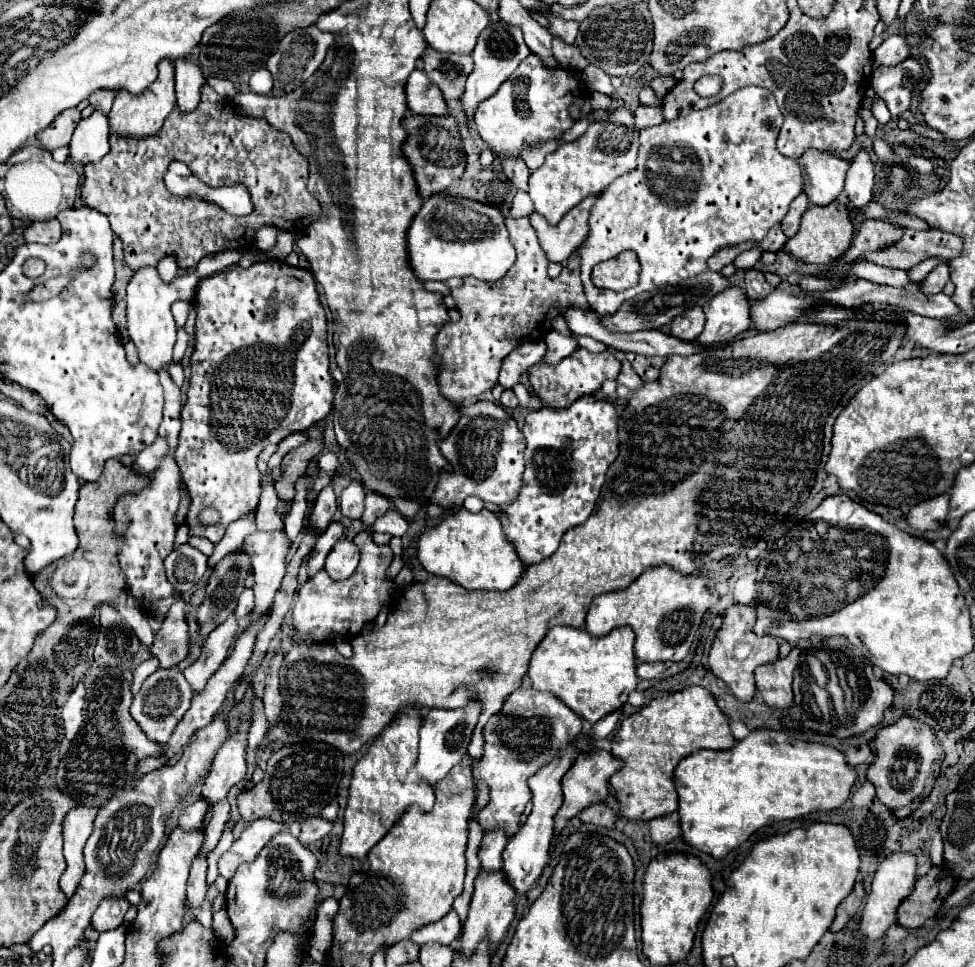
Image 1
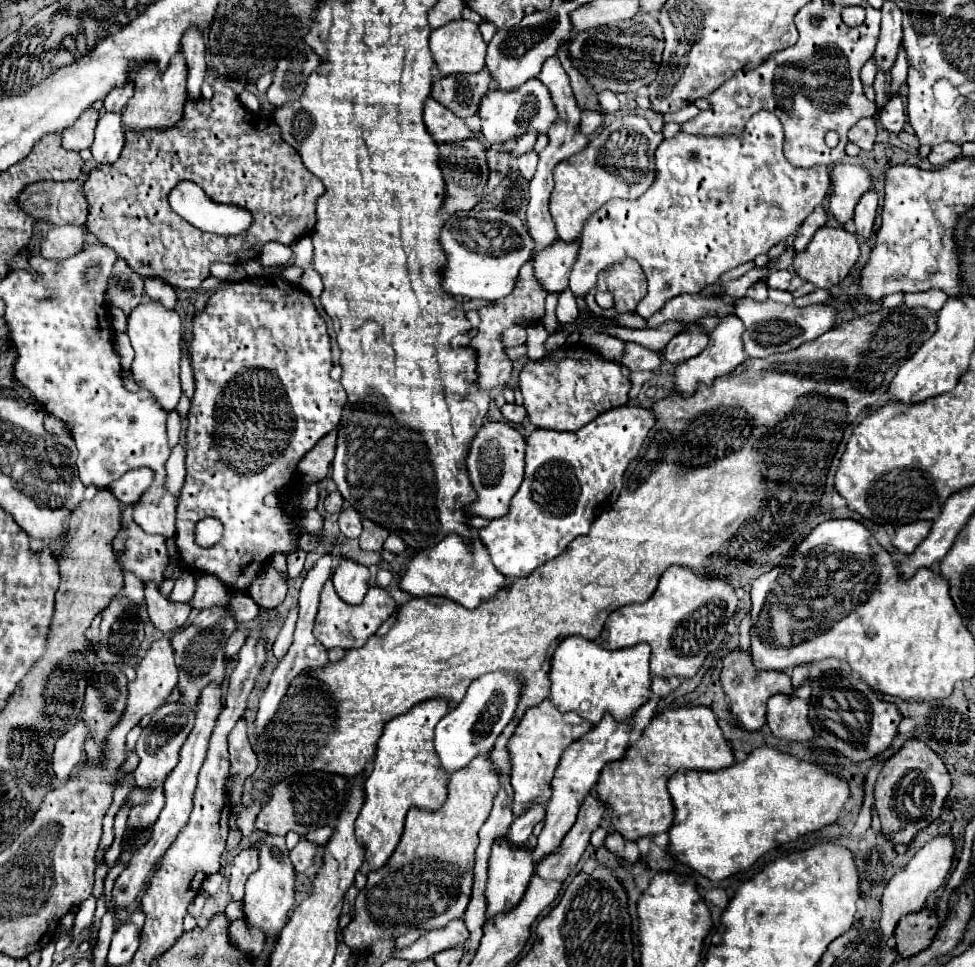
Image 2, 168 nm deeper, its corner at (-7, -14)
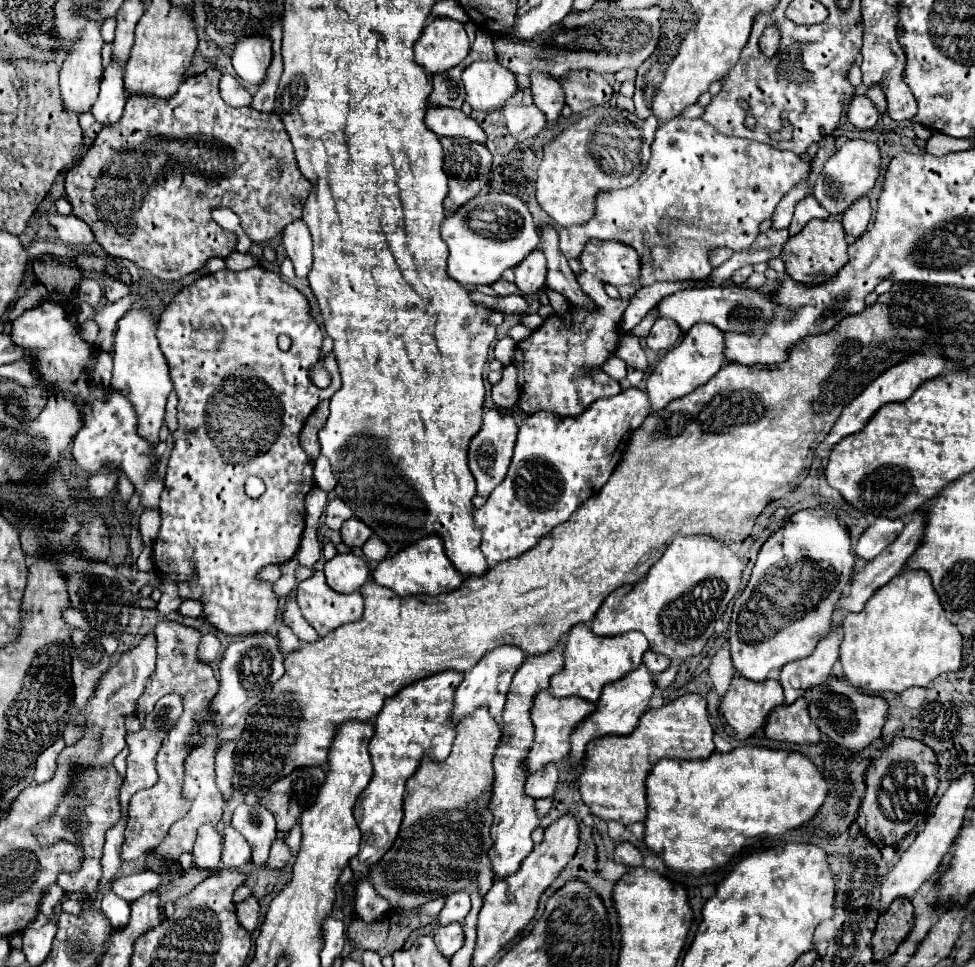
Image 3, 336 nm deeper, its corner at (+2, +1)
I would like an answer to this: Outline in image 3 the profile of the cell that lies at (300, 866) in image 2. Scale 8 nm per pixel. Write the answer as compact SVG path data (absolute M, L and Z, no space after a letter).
M275 840L273 846L271 846L271 854L269 854L269 860L265 862L265 866L269 870L277 870L277 868L283 868L291 858L291 852L287 848L287 844L283 840Z

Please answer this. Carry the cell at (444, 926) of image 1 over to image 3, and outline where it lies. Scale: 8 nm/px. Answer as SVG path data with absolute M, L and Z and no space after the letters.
M469 890L453 892L453 896L447 898L445 908L439 914L439 922L435 922L435 926L447 926L451 922L463 922L465 916L469 914L469 908L471 908Z

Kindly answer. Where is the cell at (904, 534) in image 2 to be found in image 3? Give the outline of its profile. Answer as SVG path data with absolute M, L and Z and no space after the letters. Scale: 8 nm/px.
M877 518L875 524L871 524L857 540L855 556L863 562L871 562L879 552L883 552L895 540L895 536L899 536L903 526L905 524L899 518L897 520Z

